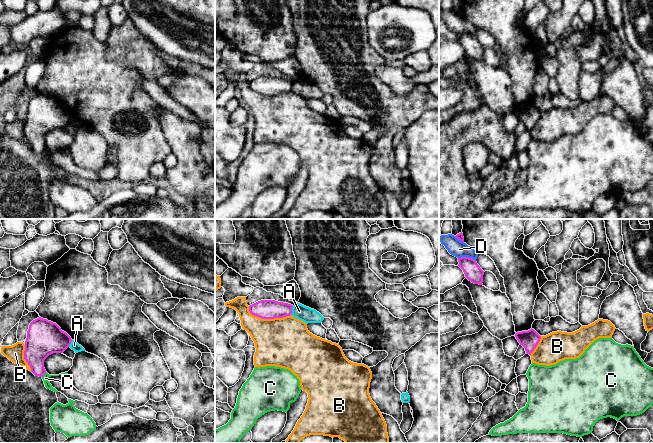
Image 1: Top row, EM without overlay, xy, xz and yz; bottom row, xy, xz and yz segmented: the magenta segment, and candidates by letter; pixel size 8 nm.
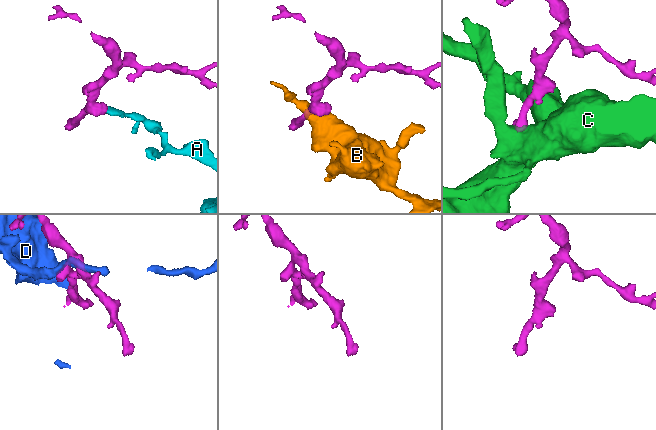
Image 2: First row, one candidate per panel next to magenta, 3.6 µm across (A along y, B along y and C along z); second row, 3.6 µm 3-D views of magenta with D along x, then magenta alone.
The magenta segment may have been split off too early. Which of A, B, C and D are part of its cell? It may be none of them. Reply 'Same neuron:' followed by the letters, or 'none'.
Same neuron: none

